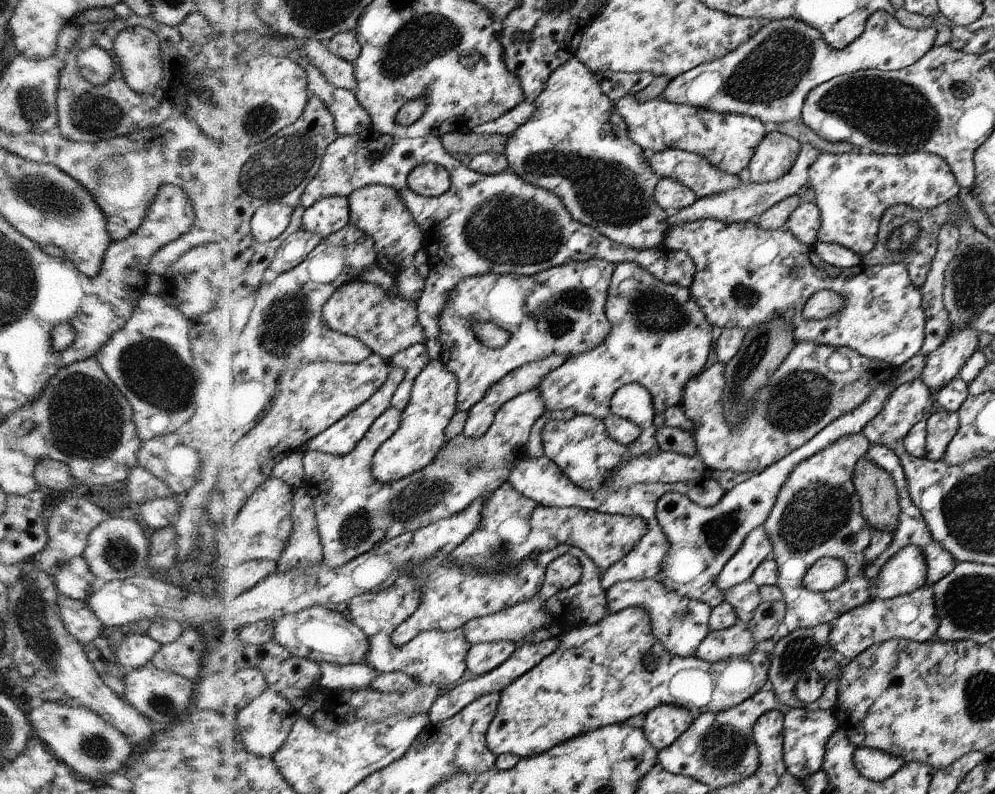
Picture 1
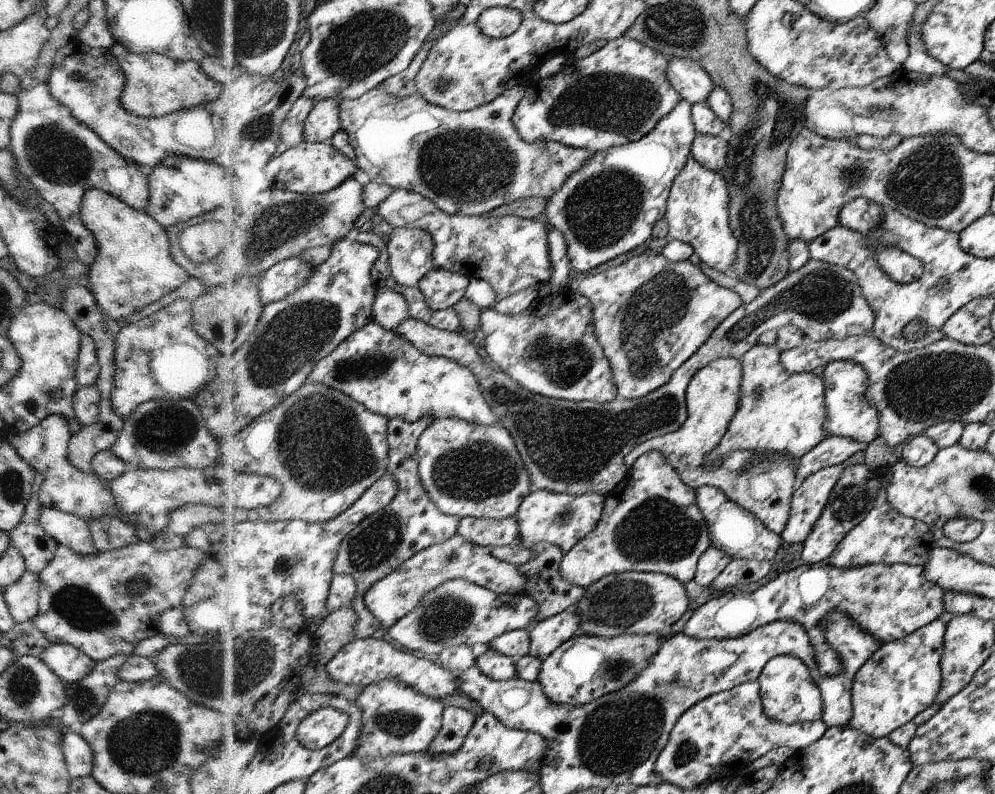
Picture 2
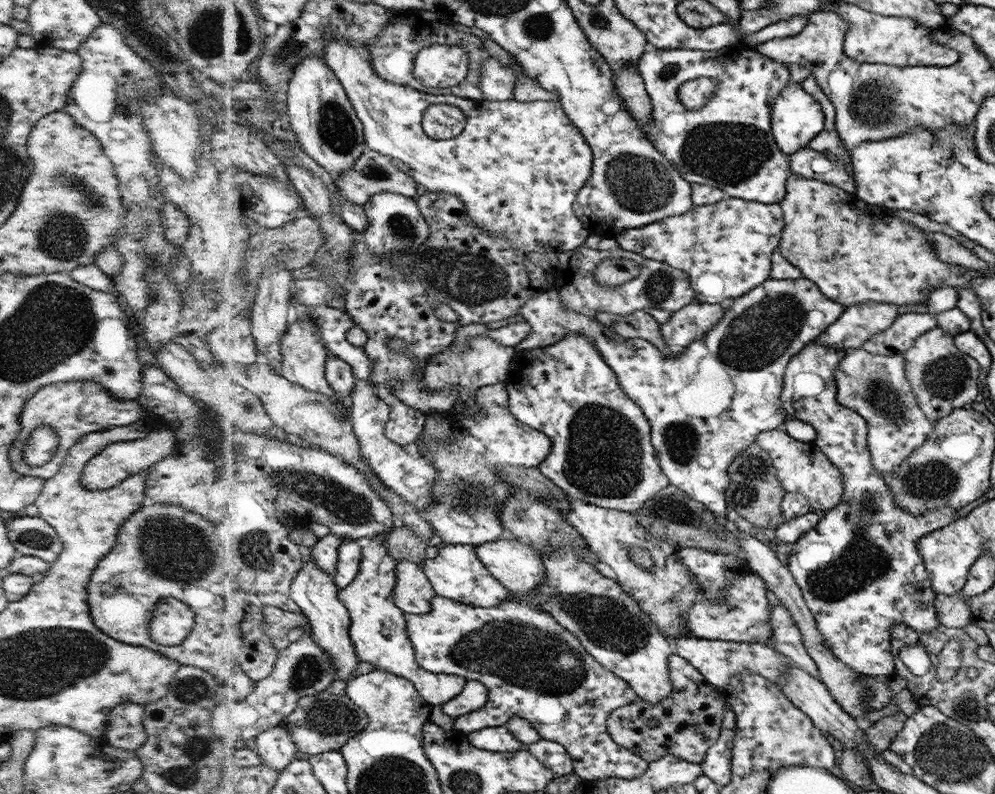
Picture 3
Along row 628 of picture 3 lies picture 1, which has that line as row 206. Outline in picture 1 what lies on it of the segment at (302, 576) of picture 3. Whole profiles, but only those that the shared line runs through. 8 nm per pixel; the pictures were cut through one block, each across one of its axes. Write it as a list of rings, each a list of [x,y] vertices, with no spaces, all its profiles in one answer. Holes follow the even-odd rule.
[[[346,196],[327,197],[307,210],[305,229],[325,238],[351,224],[351,201]]]

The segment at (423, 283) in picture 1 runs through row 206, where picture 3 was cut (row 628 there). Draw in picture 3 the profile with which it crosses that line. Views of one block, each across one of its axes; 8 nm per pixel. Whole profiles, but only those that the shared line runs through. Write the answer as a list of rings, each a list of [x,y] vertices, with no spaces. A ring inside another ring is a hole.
[[[391,531],[379,534],[375,539],[371,539],[371,543],[368,546],[363,548],[364,560],[359,577],[356,578],[354,584],[343,589],[340,593],[340,599],[351,612],[351,635],[353,636],[353,642],[362,662],[371,663],[377,669],[392,671],[394,674],[415,682],[420,694],[428,699],[428,702],[431,702],[432,705],[443,705],[450,702],[450,700],[454,700],[456,696],[460,696],[464,692],[469,678],[458,674],[438,674],[426,670],[418,663],[417,652],[412,642],[413,640],[410,638],[410,631],[408,630],[407,613],[400,606],[397,606],[395,602],[395,588],[399,585],[399,575],[397,574],[399,561],[389,551],[387,538],[390,535]]]

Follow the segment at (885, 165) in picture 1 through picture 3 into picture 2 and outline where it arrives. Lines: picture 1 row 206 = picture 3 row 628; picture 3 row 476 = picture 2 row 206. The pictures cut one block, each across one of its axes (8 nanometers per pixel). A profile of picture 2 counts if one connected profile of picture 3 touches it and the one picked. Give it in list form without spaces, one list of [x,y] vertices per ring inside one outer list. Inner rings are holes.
[[[858,197],[847,203],[839,212],[839,224],[862,233],[865,237],[883,223],[886,210],[876,201]]]

